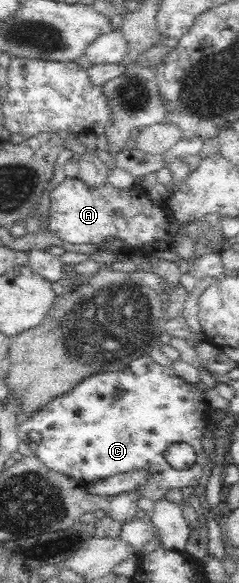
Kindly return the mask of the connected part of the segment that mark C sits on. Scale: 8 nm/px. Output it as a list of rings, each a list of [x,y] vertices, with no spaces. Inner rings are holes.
[[[148,354],[137,357],[120,370],[96,372],[74,384],[62,396],[53,397],[39,412],[19,424],[19,440],[32,447],[35,454],[50,470],[68,475],[83,485],[107,479],[110,476],[130,470],[147,470],[149,481],[145,487],[138,488],[143,497],[154,502],[162,498],[170,488],[196,487],[207,464],[207,453],[202,438],[210,424],[210,406],[200,398],[200,388],[196,384],[182,380],[173,367],[160,366]],[[30,431],[42,435],[39,444],[28,439]],[[184,442],[194,449],[194,464],[184,470],[176,470],[165,459],[164,451],[173,444]]]

